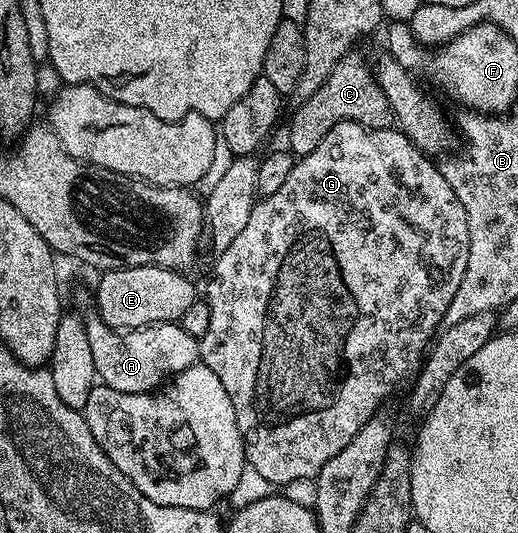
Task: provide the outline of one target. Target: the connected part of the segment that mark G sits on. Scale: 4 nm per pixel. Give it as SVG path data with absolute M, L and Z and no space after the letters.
M341 120L327 130L311 154L294 163L280 190L258 199L251 210L251 218L247 218L247 226L243 226L235 242L216 257L207 295L207 334L199 338L199 360L219 374L219 382L223 382L223 390L227 390L231 398L231 406L235 406L235 422L245 443L247 464L275 486L284 486L293 479L314 479L321 468L363 430L365 423L382 411L381 403L400 384L408 385L418 375L442 327L447 306L451 306L451 298L455 298L455 290L459 290L459 282L463 282L467 270L469 223L467 210L463 210L463 202L459 202L455 190L451 190L451 182L447 182L440 167L429 160L432 159L420 152L396 127L368 128L359 122Z

